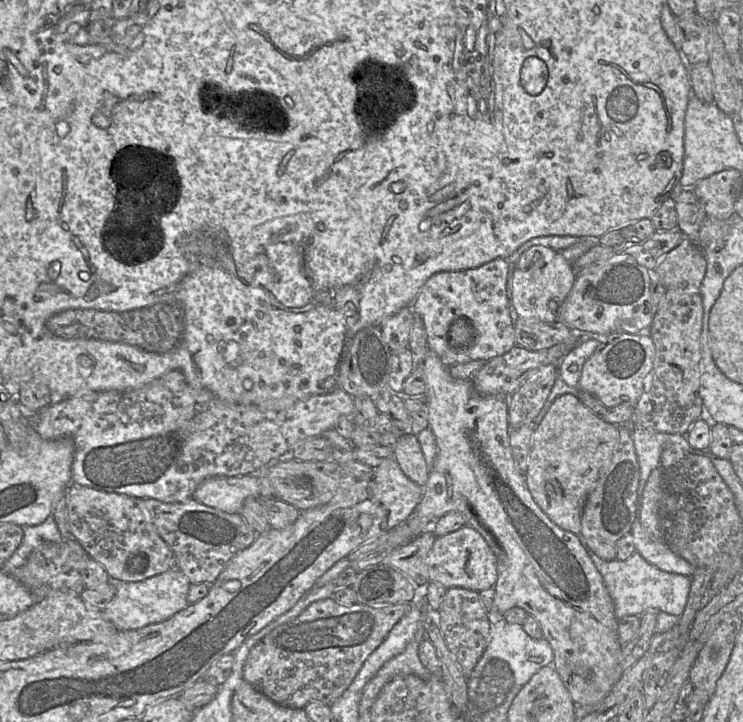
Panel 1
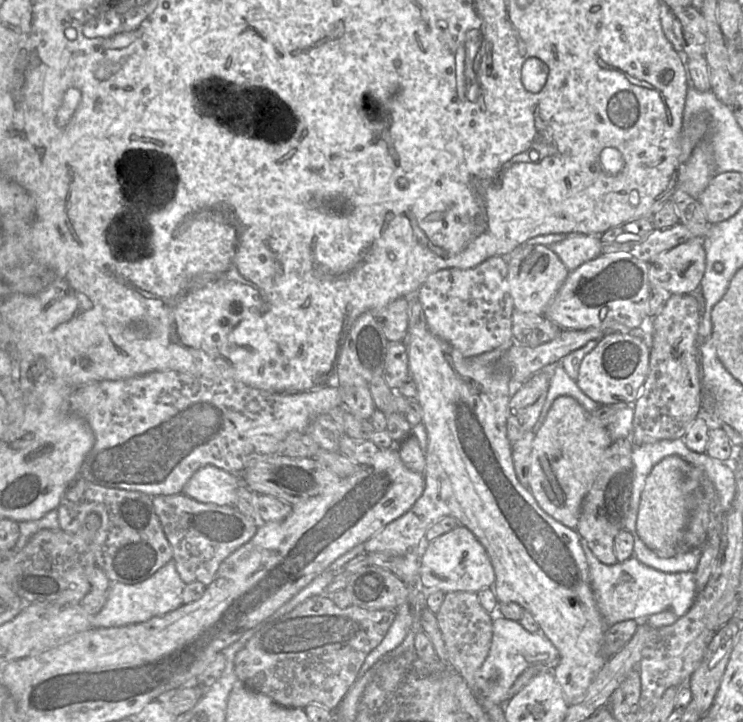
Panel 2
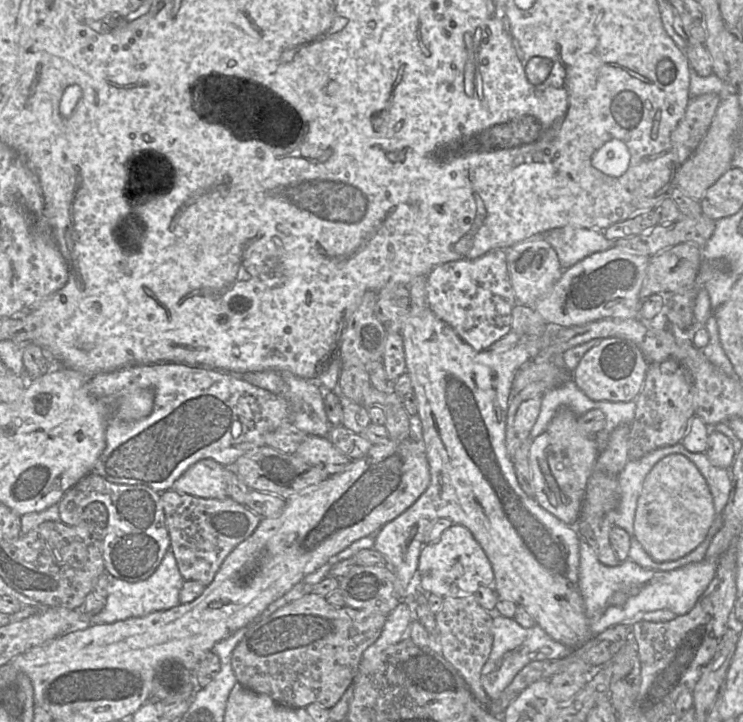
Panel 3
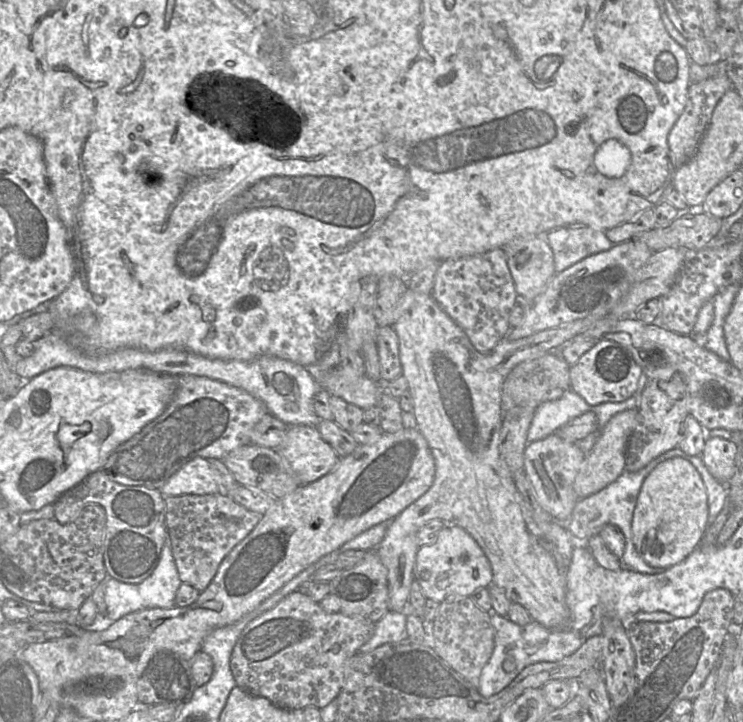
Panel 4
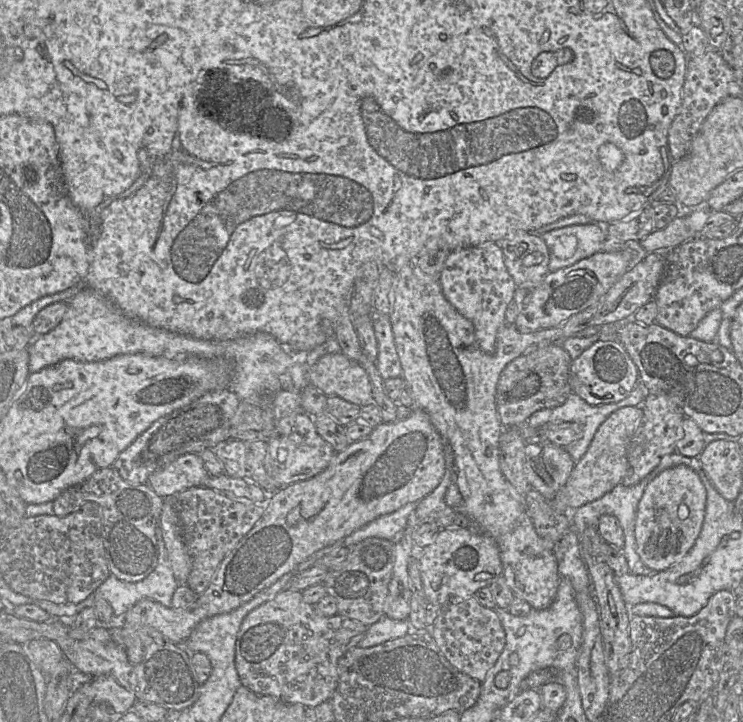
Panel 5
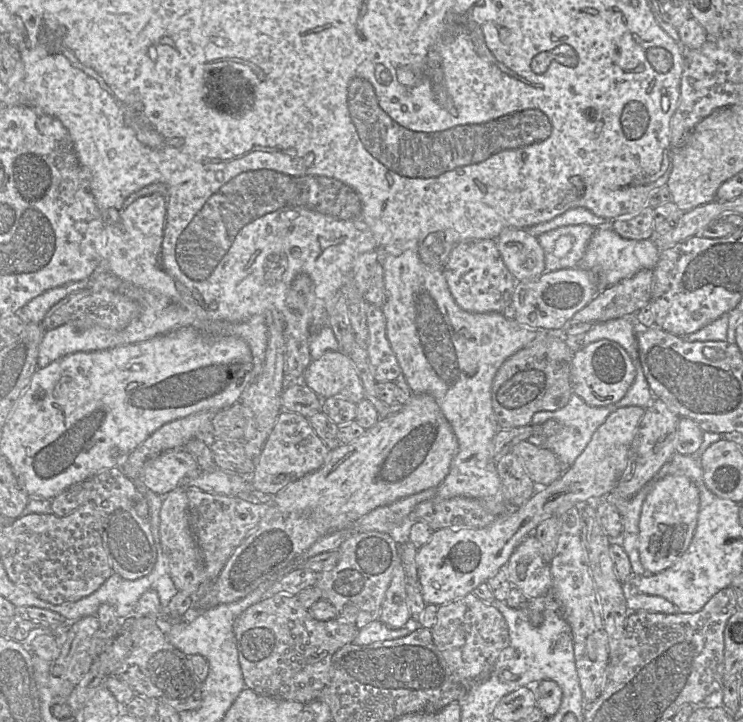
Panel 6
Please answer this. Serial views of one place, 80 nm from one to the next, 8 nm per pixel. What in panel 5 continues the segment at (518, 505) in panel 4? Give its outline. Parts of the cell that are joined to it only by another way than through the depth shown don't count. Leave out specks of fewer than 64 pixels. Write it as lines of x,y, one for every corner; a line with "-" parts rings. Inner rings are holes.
665,252
646,254
642,261
626,271
622,277
592,306
579,312
560,325
532,332
520,332
514,325
505,324
498,332
493,353
485,353
479,347
471,321
463,317
445,298
437,278
422,273
414,261
400,265
395,271
391,295
390,323
397,354
402,368
402,379
410,388
413,408
425,411
441,437
445,457
445,473
439,485
417,502
407,526
394,543
394,563
384,603
384,615
394,620
406,620
409,616
411,591
408,566
416,554
414,531
426,521
433,521
437,512
449,508
469,517
475,527
491,536
500,550
502,576
514,597
526,601
532,609
548,608
555,599
561,575
555,556
555,544
540,537
526,512
524,496
519,494
503,476
499,463
500,436
503,426
496,408
496,387
501,372
512,360
538,348
561,344
565,339
591,327
606,324
620,324
632,320
641,306
654,300
656,290
664,275

